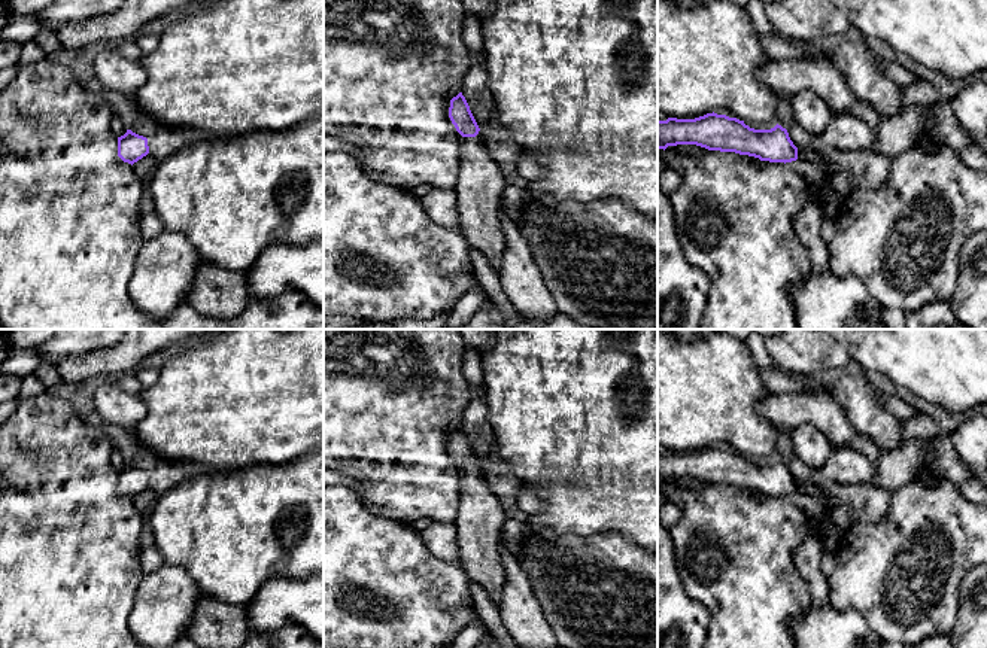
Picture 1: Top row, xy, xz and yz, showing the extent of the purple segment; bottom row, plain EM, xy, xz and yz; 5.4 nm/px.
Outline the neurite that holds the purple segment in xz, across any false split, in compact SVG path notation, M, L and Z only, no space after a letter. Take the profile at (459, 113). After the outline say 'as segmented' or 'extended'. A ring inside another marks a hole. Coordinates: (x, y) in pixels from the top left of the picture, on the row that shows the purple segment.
M462 92L450 100L449 118L464 137L455 189L459 225L468 244L498 273L504 252L501 197L507 183L485 140L477 137L480 128Z; extended

